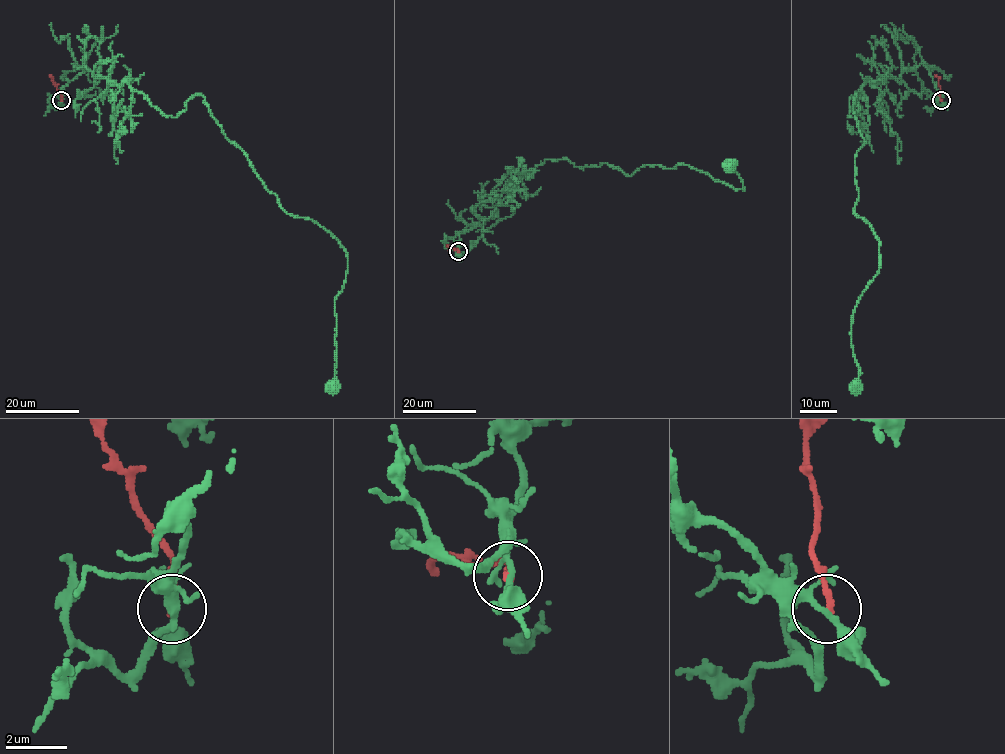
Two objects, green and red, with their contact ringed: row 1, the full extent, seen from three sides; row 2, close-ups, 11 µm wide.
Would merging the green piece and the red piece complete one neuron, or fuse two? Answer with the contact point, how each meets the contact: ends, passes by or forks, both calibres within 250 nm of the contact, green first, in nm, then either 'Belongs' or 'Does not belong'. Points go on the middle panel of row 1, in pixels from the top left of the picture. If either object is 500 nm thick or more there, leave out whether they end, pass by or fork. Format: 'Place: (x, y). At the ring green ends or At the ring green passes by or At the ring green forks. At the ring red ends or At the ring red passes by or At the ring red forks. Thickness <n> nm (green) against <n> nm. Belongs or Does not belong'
Place: (458, 251). At the ring green forks. At the ring red ends. Thickness 180 nm (green) against 220 nm. Does not belong

